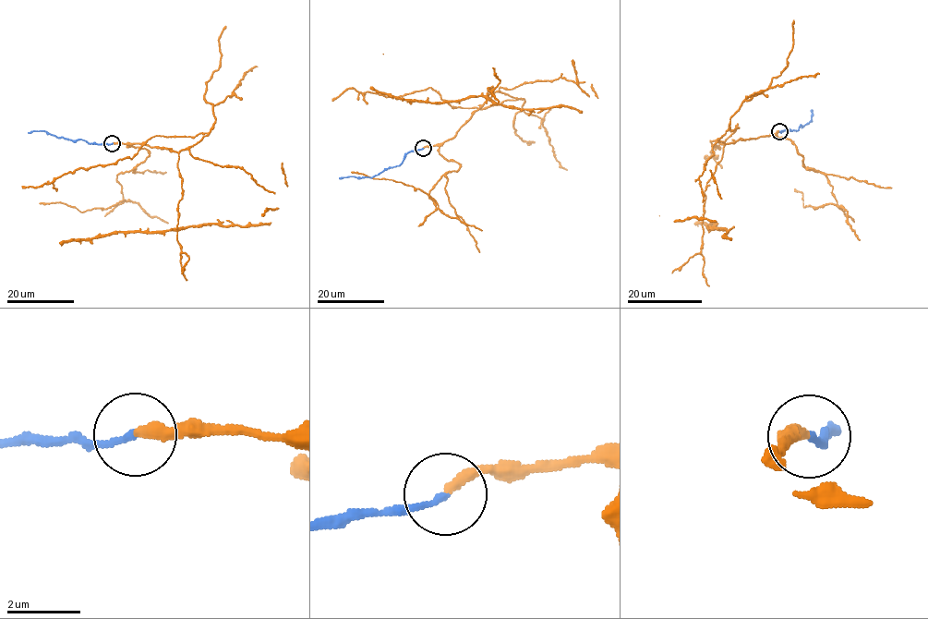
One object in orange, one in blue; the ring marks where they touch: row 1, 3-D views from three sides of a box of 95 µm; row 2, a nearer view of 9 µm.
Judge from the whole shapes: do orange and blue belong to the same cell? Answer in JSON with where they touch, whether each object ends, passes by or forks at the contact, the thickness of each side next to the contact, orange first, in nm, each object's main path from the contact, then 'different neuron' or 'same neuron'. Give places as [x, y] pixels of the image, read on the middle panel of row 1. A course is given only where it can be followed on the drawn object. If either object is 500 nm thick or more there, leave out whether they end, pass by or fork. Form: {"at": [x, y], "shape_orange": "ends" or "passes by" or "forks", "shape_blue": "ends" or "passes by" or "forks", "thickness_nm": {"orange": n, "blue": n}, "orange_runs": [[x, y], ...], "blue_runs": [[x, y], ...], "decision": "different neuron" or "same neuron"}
{"at": [423, 148], "shape_orange": "ends", "shape_blue": "ends", "thickness_nm": {"orange": 320, "blue": 180}, "orange_runs": [[423, 148], [451, 139], [496, 91], [516, 99], [452, 107], [429, 87], [398, 97], [348, 89], [331, 100]], "blue_runs": [[423, 148], [410, 151], [399, 164], [372, 176], [339, 178]], "decision": "same neuron"}

